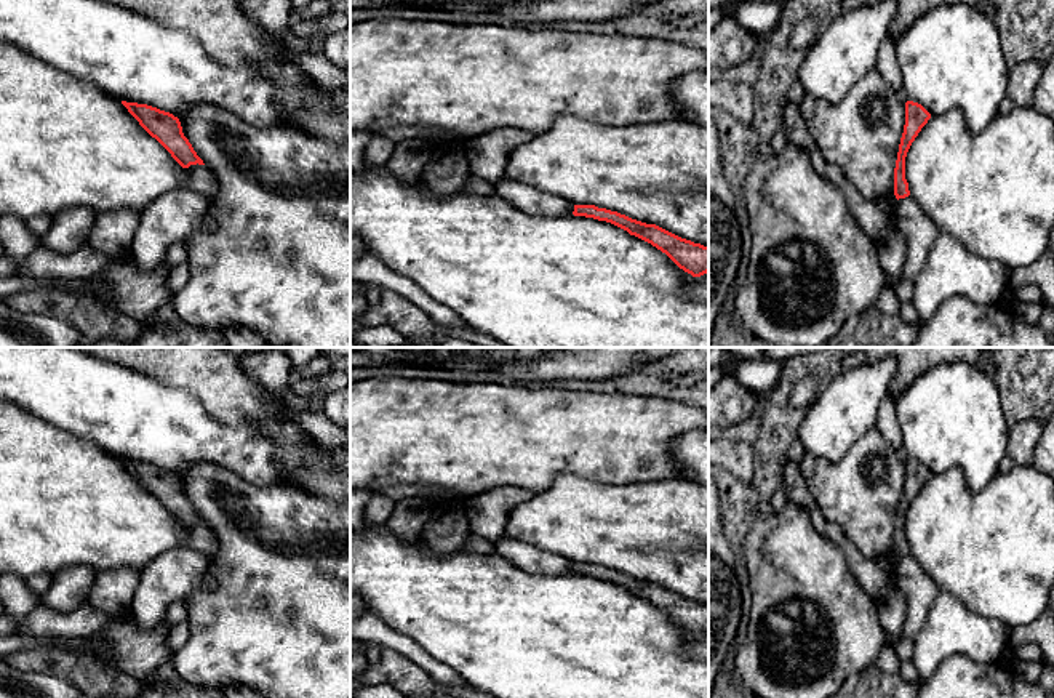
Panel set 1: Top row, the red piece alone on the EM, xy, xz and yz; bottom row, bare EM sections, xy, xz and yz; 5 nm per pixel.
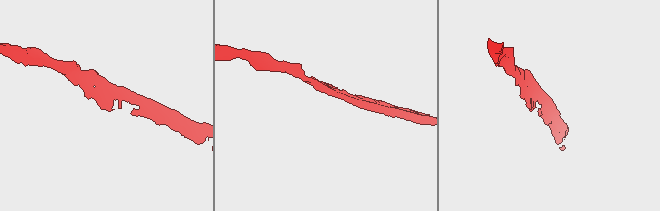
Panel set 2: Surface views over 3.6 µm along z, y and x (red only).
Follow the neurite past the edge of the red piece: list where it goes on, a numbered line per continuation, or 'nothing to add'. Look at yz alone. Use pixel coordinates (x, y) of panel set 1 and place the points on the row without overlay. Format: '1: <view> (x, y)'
nothing to add

